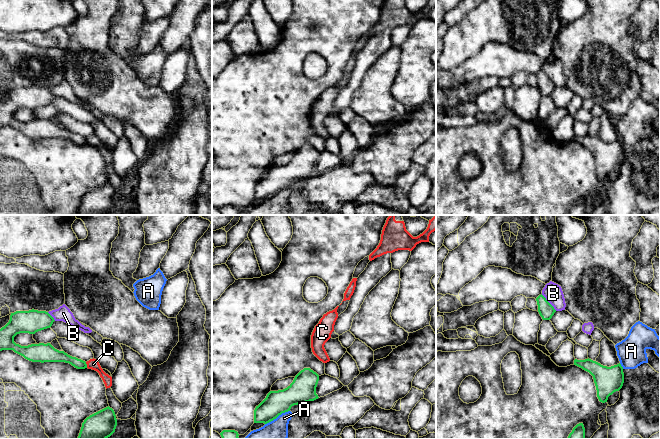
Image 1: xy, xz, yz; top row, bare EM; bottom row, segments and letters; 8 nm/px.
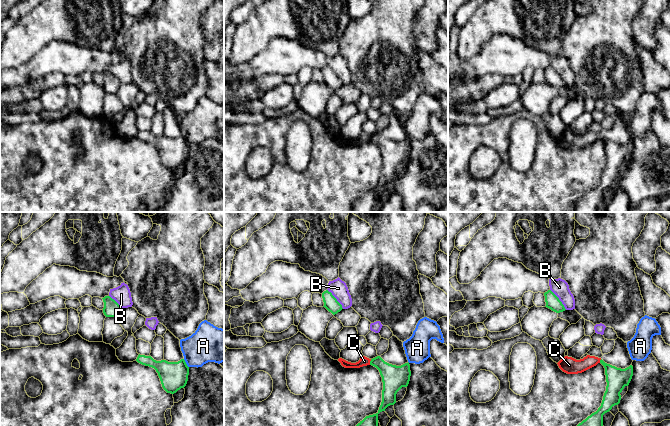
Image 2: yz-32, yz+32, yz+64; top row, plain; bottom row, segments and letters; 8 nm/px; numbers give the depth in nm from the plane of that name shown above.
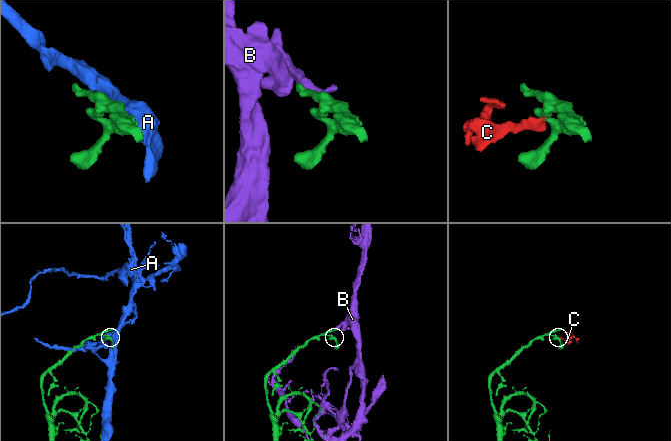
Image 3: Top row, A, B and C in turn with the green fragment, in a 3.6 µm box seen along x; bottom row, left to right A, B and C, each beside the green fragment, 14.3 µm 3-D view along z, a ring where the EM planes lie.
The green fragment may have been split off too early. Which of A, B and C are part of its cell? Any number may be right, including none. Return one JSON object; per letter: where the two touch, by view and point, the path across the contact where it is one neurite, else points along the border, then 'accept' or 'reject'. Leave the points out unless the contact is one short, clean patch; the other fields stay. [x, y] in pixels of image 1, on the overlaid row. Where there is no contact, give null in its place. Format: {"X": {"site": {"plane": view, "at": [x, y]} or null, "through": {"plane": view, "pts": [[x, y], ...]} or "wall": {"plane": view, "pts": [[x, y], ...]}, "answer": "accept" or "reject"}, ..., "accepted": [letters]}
{"A": {"site": {"plane": "xz", "at": [277, 416]}, "answer": "reject"}, "B": {"site": {"plane": "yz", "at": [548, 302]}, "answer": "reject"}, "C": {"site": {"plane": "xy", "at": [86, 365]}, "through": {"plane": "xy", "pts": [[57, 356], [86, 365], [93, 364]]}, "answer": "accept"}, "accepted": ["C"]}

